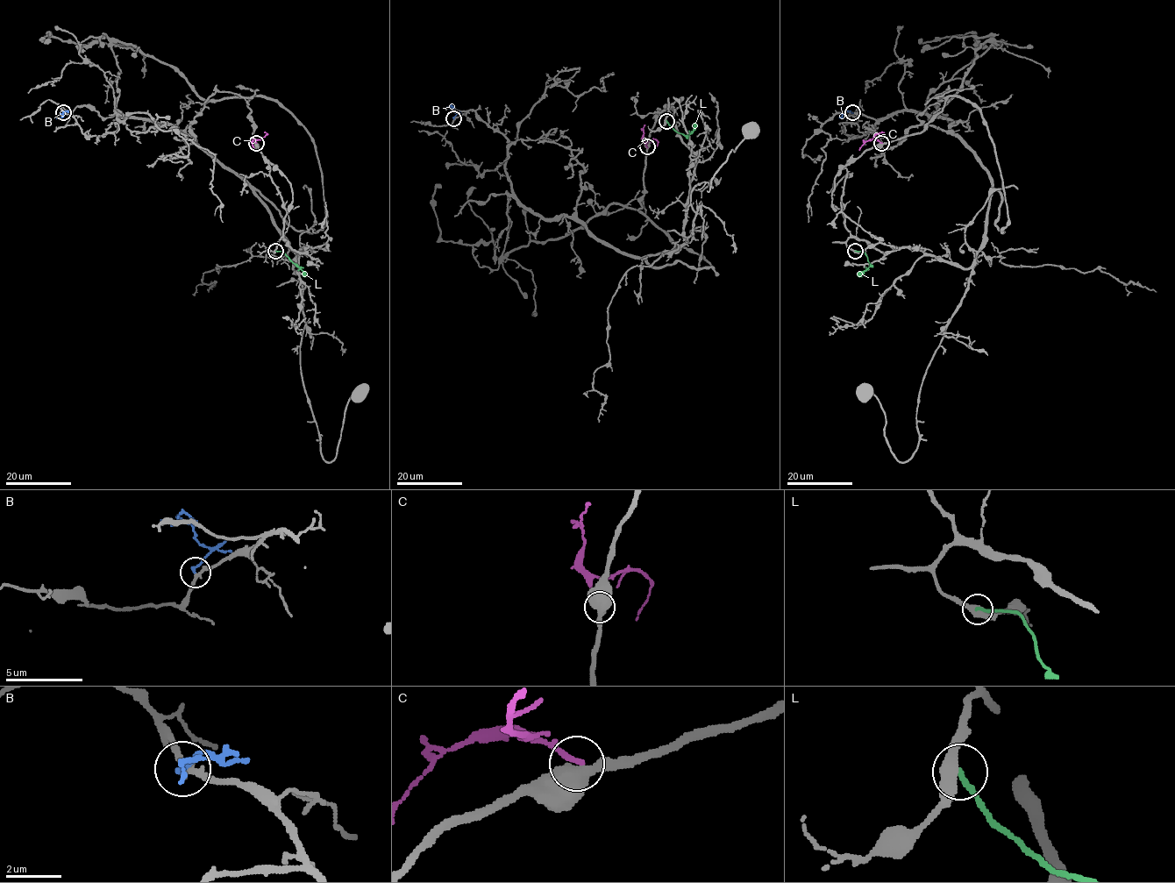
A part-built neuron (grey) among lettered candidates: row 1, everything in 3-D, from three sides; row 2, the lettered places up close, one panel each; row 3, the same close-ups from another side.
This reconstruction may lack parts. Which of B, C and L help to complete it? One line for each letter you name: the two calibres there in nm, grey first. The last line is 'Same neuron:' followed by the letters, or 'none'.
Same neuron: none

